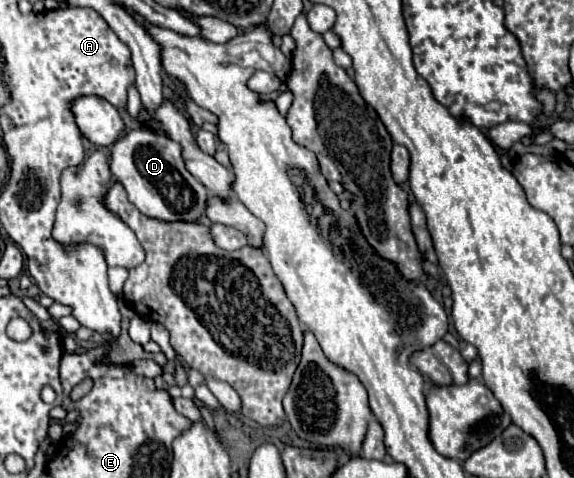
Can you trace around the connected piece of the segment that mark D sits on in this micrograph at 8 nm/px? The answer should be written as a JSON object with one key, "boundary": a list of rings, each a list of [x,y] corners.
{"boundary":[[[132,130],[112,146],[110,168],[118,182],[126,188],[128,200],[148,218],[162,222],[198,222],[206,212],[208,190],[188,170],[184,172],[182,148],[166,134],[154,130]]]}

